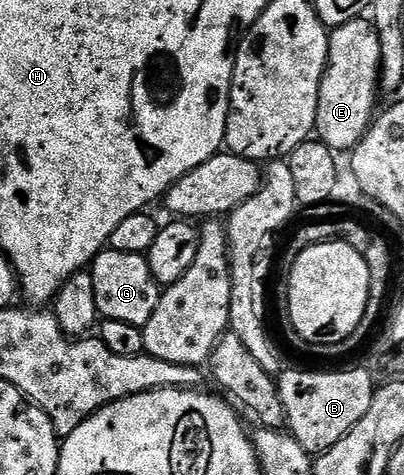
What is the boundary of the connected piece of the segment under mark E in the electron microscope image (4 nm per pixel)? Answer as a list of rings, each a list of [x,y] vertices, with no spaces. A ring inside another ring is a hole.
[[[362,17],[332,28],[329,33],[329,60],[319,89],[316,138],[335,153],[352,152],[368,133],[375,118],[380,82],[379,37],[372,22]]]

